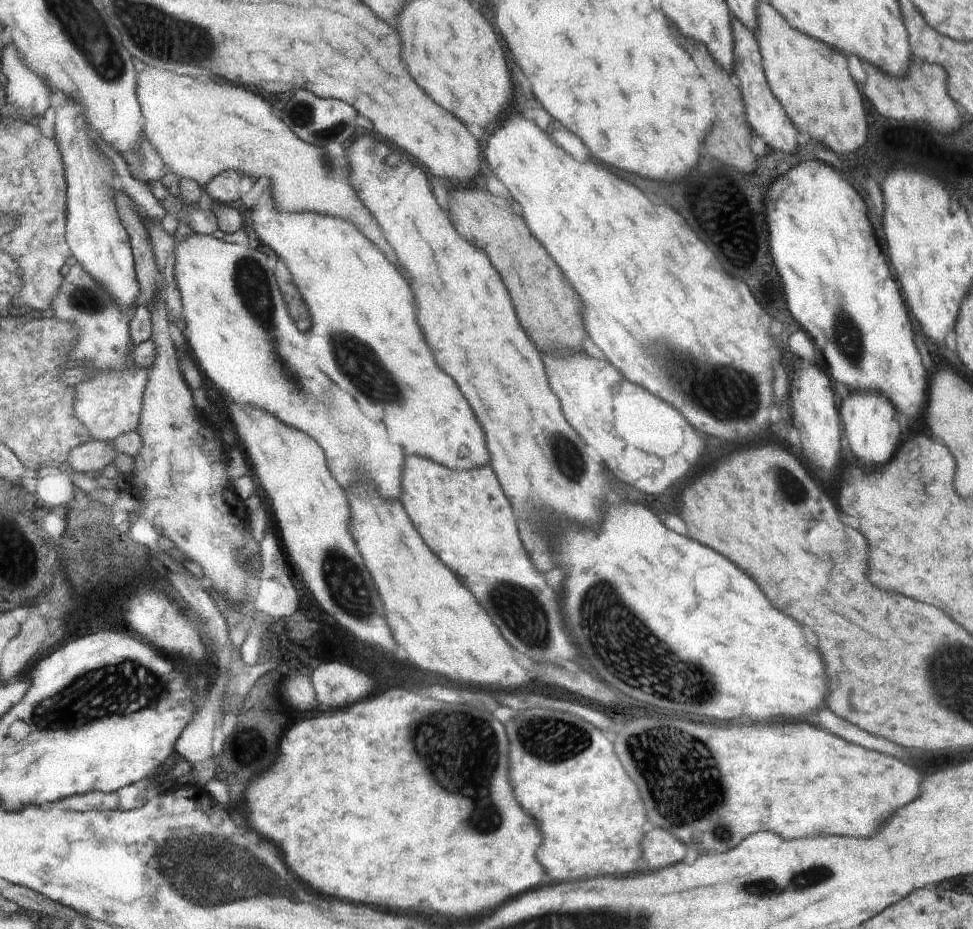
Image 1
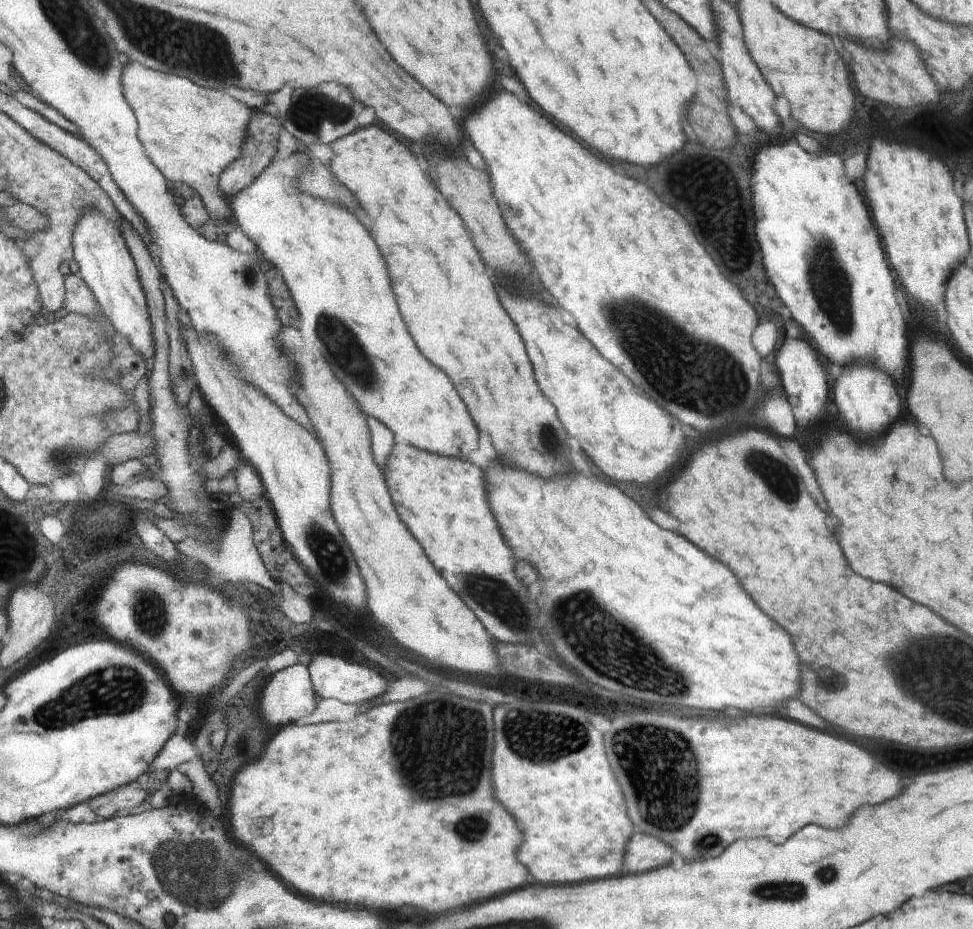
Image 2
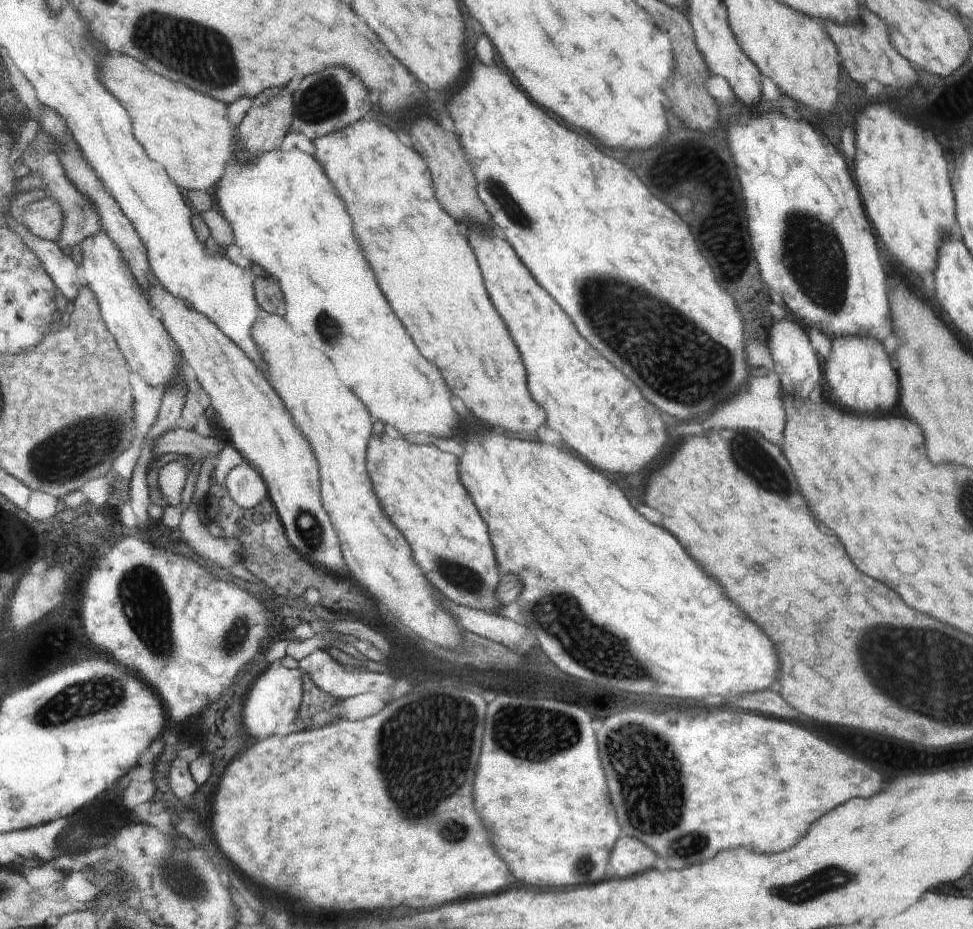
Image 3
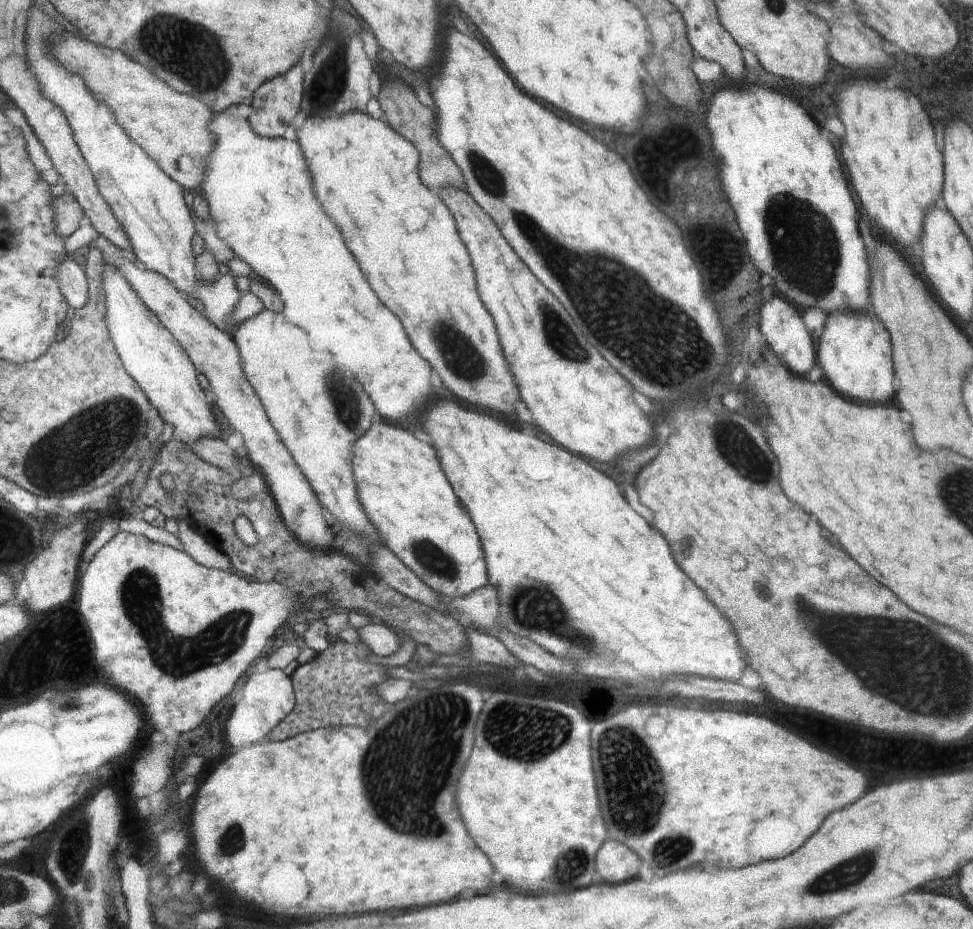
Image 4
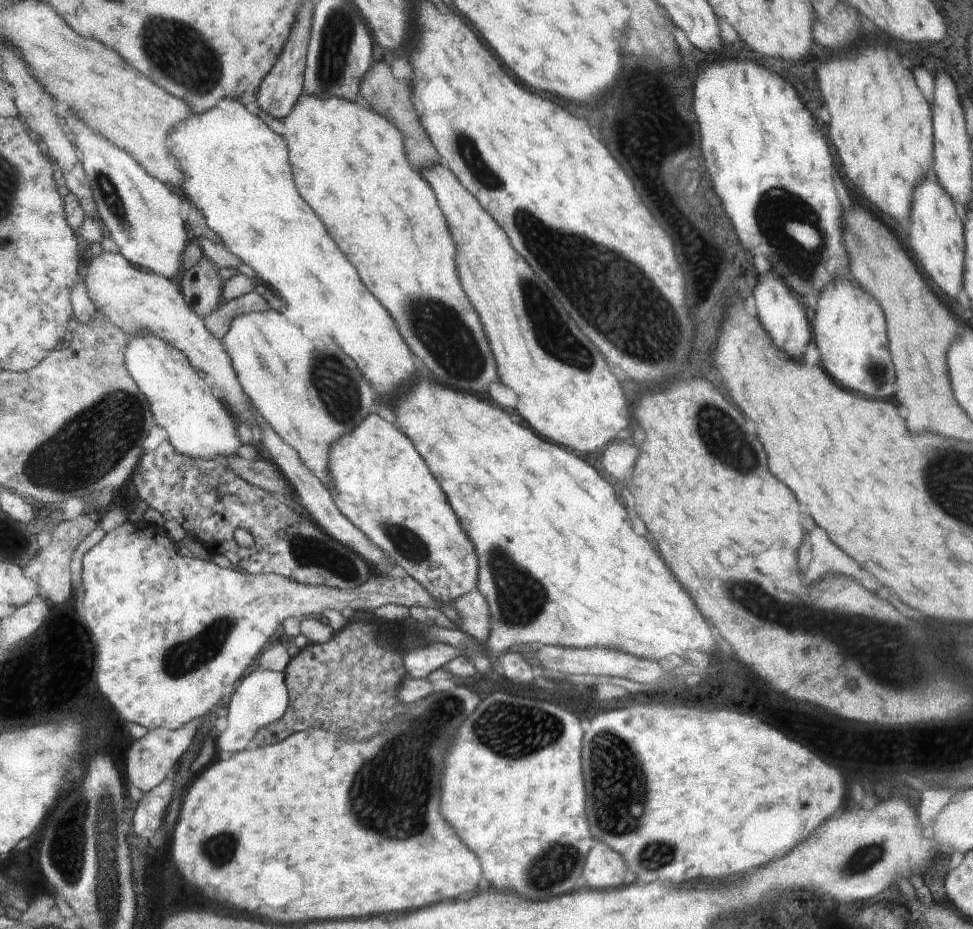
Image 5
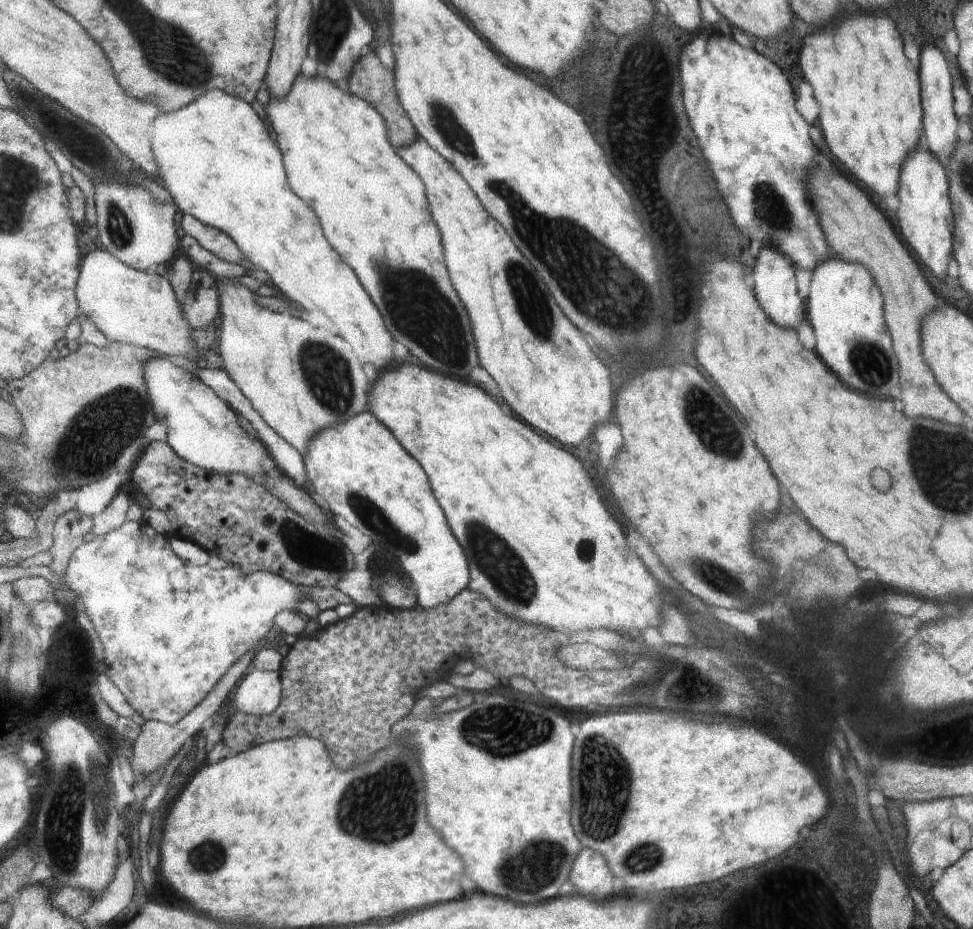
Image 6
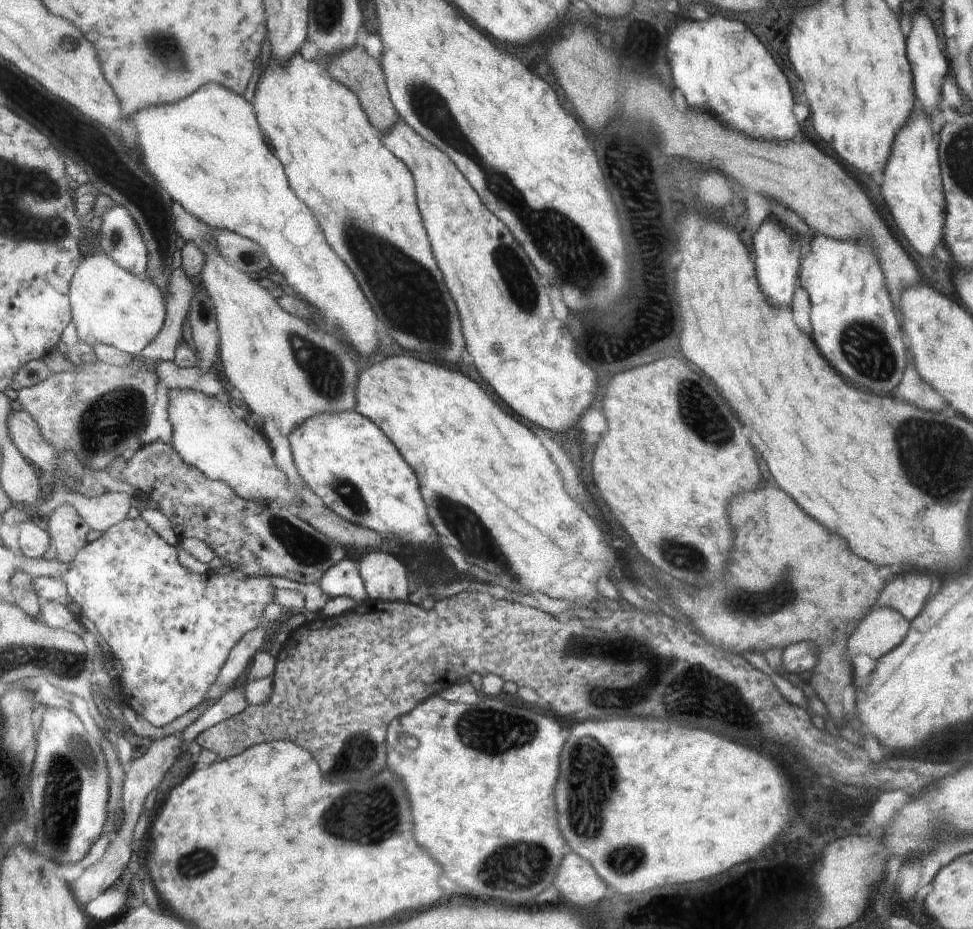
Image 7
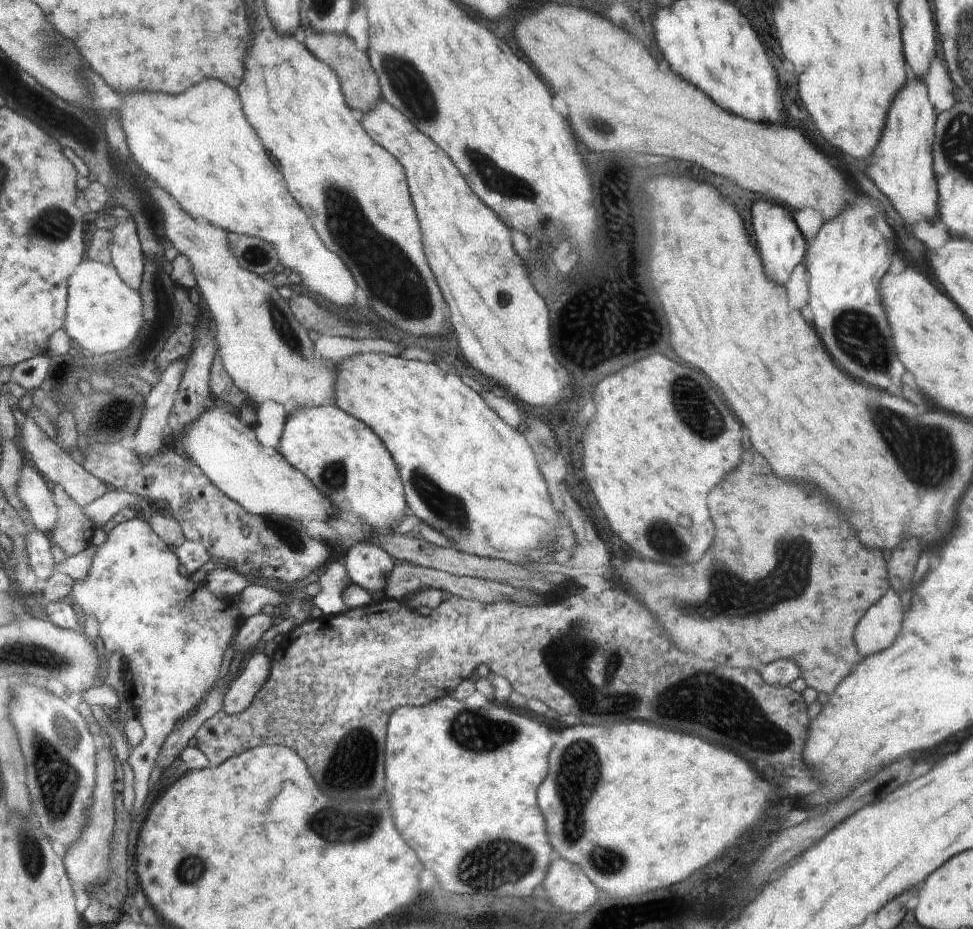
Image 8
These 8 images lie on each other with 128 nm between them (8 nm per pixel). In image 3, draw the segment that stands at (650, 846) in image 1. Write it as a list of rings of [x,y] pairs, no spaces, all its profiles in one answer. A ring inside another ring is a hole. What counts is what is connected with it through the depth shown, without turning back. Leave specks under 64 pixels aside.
[[[620,836],[620,844],[610,854],[611,878],[623,879],[653,869],[657,854],[636,838]]]

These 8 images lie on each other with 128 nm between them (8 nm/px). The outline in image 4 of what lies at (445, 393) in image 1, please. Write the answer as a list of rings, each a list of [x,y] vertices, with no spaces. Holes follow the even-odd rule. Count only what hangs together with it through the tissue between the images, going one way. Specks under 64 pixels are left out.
[[[239,105],[228,108],[223,113],[218,113],[212,121],[211,130],[217,135],[219,143],[215,146],[215,154],[211,156],[211,166],[207,174],[206,183],[203,184],[203,192],[209,200],[213,220],[217,224],[220,238],[223,238],[235,250],[237,256],[246,261],[252,270],[255,270],[258,276],[262,276],[264,280],[268,280],[279,296],[283,299],[284,316],[293,325],[304,328],[308,332],[308,336],[312,336],[312,344],[316,344],[316,348],[320,350],[328,350],[335,357],[335,364],[339,366],[340,372],[350,374],[356,380],[363,384],[364,390],[371,397],[371,400],[376,405],[378,417],[386,422],[400,422],[406,416],[410,416],[416,410],[422,410],[422,406],[426,404],[428,396],[432,394],[432,382],[430,382],[430,364],[426,360],[422,360],[418,356],[418,352],[412,348],[400,320],[378,300],[378,296],[374,294],[374,290],[368,286],[364,274],[358,268],[358,262],[354,260],[354,256],[348,252],[346,244],[342,242],[342,234],[336,228],[336,224],[326,216],[326,212],[322,210],[322,206],[318,204],[318,200],[314,198],[312,192],[312,182],[306,170],[306,162],[300,144],[296,141],[289,141],[282,137],[263,137],[255,132],[248,118],[236,115],[239,110]]]

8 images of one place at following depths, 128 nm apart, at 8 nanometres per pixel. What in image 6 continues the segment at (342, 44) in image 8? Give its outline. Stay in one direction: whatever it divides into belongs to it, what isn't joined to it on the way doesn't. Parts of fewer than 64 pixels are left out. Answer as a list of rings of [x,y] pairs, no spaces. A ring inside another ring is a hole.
[[[368,49],[368,52],[364,53],[362,58],[356,62],[351,82],[346,87],[348,92],[363,97],[364,100],[368,100],[368,104],[376,104],[376,108],[380,108],[380,112],[384,112],[383,119],[388,120],[388,124],[392,124],[392,144],[396,144],[396,149],[398,149],[398,144],[402,146],[412,143],[418,138],[415,126],[400,104],[393,70],[383,64],[373,49]]]

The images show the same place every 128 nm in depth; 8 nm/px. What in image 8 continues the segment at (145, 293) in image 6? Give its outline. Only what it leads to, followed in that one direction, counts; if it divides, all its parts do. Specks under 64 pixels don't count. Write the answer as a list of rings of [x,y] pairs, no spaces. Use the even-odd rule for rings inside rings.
[[[90,258],[72,276],[72,300],[67,312],[65,330],[74,345],[94,355],[108,355],[130,348],[147,326],[143,293],[123,279],[114,264],[99,263]]]

